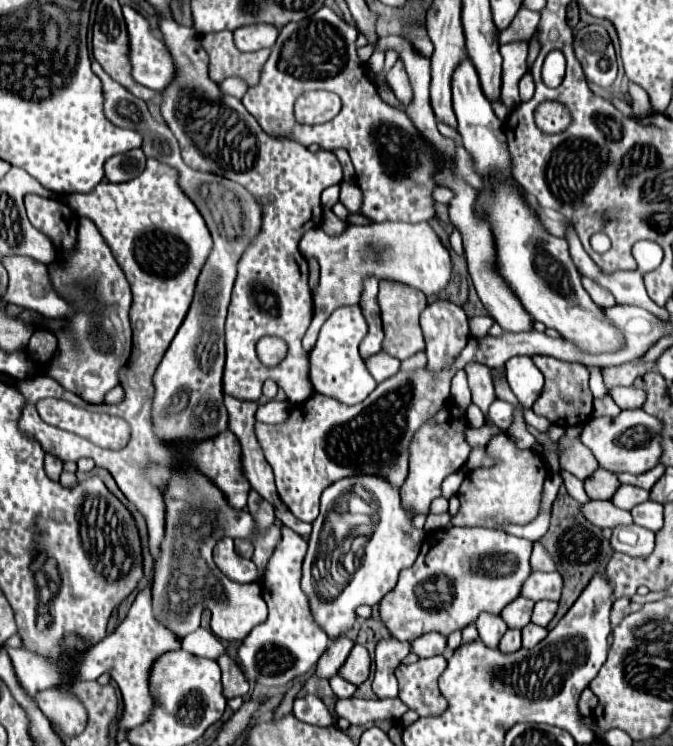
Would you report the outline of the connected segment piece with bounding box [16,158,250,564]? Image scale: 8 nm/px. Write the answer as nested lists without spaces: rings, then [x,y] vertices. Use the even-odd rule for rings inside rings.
[[[148,158],[146,170],[130,182],[100,182],[98,188],[94,188],[88,194],[70,194],[66,202],[78,216],[86,216],[98,226],[108,246],[114,250],[114,256],[118,258],[118,264],[122,266],[132,286],[134,300],[130,308],[130,322],[134,330],[134,346],[130,362],[126,364],[126,370],[122,370],[122,388],[126,396],[116,406],[106,403],[88,404],[76,394],[64,390],[50,376],[38,376],[34,380],[30,378],[28,382],[16,382],[16,388],[24,390],[26,398],[22,416],[18,420],[18,428],[28,438],[40,442],[46,454],[52,454],[62,462],[78,462],[80,458],[92,458],[96,466],[110,470],[122,494],[138,508],[138,512],[146,520],[148,548],[156,564],[156,560],[160,558],[160,544],[166,532],[164,492],[168,482],[172,480],[174,468],[192,468],[206,476],[216,488],[224,492],[228,504],[236,510],[242,510],[246,506],[250,490],[250,484],[246,484],[246,480],[242,478],[240,450],[234,434],[226,430],[206,440],[166,442],[156,436],[150,414],[154,398],[152,376],[188,314],[188,306],[194,298],[196,280],[202,272],[206,258],[212,252],[212,238],[208,234],[208,228],[204,226],[202,214],[178,186],[178,170],[156,158]],[[42,398],[68,399],[68,402],[90,412],[120,416],[130,424],[132,438],[122,450],[98,448],[86,438],[46,424],[36,410],[36,403]],[[148,468],[154,468],[156,472],[148,474]]]

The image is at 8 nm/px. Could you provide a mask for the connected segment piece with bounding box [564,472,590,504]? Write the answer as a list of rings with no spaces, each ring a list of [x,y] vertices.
[[[564,472],[564,484],[566,484],[566,488],[568,488],[568,492],[570,492],[570,496],[572,496],[574,500],[578,500],[580,504],[590,502],[590,498],[588,498],[586,492],[584,492],[584,482],[582,482],[582,480],[578,480],[578,478],[572,476],[570,472]]]

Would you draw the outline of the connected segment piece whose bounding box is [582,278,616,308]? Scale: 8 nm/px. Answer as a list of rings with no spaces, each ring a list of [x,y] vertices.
[[[582,278],[582,284],[584,284],[586,292],[590,294],[590,298],[592,298],[600,308],[610,308],[610,306],[614,306],[614,304],[616,304],[614,296],[612,296],[608,290],[600,288],[594,280],[590,280],[590,278]]]

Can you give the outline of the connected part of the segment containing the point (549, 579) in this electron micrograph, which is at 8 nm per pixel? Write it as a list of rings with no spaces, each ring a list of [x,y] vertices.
[[[532,572],[522,586],[522,596],[538,600],[560,600],[562,594],[562,576],[558,572]]]

